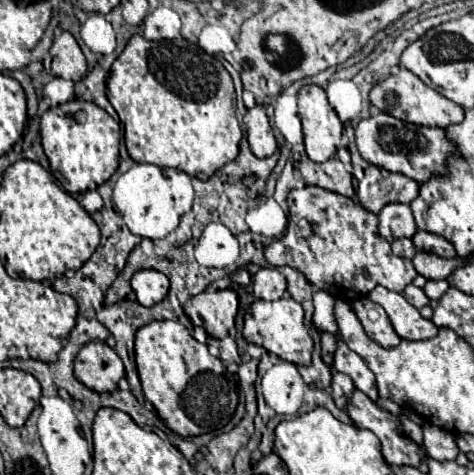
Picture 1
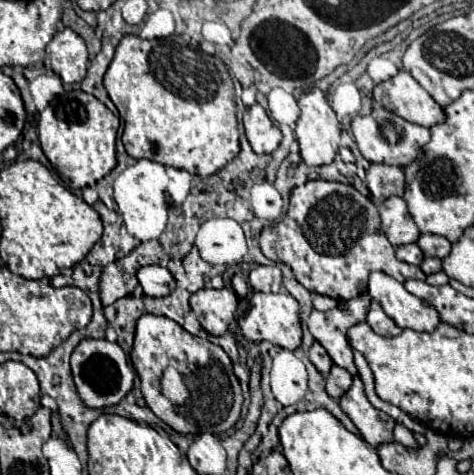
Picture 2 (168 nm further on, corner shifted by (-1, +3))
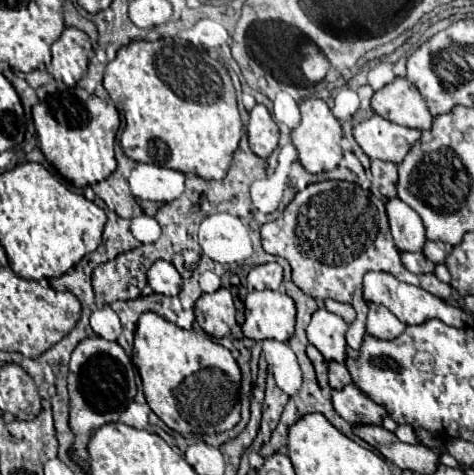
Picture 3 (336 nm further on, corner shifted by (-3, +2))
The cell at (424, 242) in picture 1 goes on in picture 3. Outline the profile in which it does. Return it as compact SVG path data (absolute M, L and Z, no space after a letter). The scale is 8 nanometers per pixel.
M427 240L425 242L425 248L423 248L423 254L433 262L433 264L443 264L447 254L451 252L451 244L447 242L433 242L433 240Z

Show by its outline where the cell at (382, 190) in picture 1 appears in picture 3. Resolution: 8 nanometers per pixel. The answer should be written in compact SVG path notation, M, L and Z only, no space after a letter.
M371 160L371 172L373 172L373 186L377 186L385 198L393 198L397 194L397 164Z

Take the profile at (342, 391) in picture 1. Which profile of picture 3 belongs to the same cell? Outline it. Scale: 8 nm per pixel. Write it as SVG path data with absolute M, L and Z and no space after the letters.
M329 362L329 386L339 390L347 384L351 384L351 374L347 372L347 366L341 362Z

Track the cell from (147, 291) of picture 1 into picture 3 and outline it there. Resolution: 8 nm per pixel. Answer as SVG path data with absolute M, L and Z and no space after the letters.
M157 260L147 272L147 280L153 292L165 294L165 296L177 296L183 286L183 278L179 278L179 272L175 270L175 266L167 260Z

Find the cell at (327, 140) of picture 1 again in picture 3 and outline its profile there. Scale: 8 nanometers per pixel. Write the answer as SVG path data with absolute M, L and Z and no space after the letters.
M309 98L301 102L301 124L291 132L291 140L299 152L299 162L309 174L319 174L337 168L337 164L341 162L341 136L341 124L323 100Z

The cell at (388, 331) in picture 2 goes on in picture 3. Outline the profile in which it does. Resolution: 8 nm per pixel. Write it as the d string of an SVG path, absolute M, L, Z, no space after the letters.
M369 304L365 330L373 338L391 340L391 338L397 338L405 330L405 324L397 316L393 316L387 308L383 308L381 304Z

